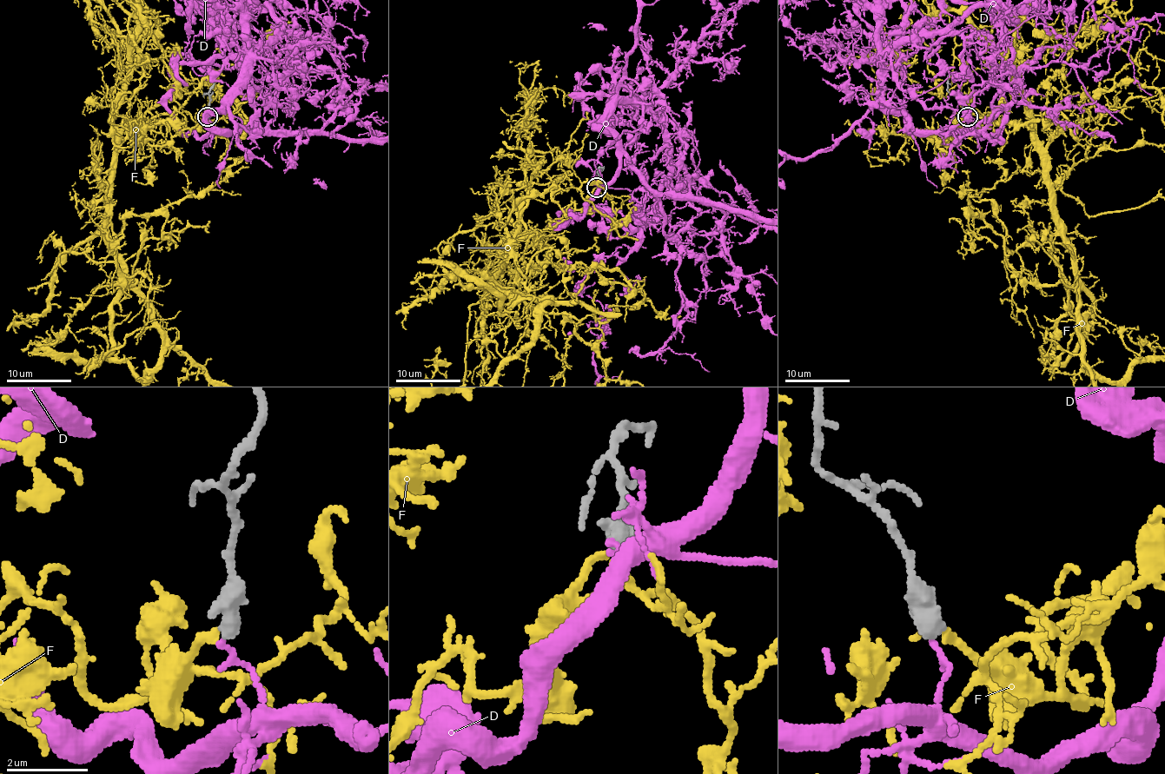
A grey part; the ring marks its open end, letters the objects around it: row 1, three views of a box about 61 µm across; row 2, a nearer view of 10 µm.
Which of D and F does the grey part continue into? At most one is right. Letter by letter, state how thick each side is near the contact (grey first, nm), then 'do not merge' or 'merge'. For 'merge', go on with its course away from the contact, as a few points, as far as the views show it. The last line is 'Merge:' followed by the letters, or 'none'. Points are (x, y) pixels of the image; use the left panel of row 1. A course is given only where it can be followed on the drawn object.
D: 550 nm thick on the grey side, 140 nm on the other; do not merge
F: 550 nm thick on the grey side, 180 nm on the other; merge
Merge: F

